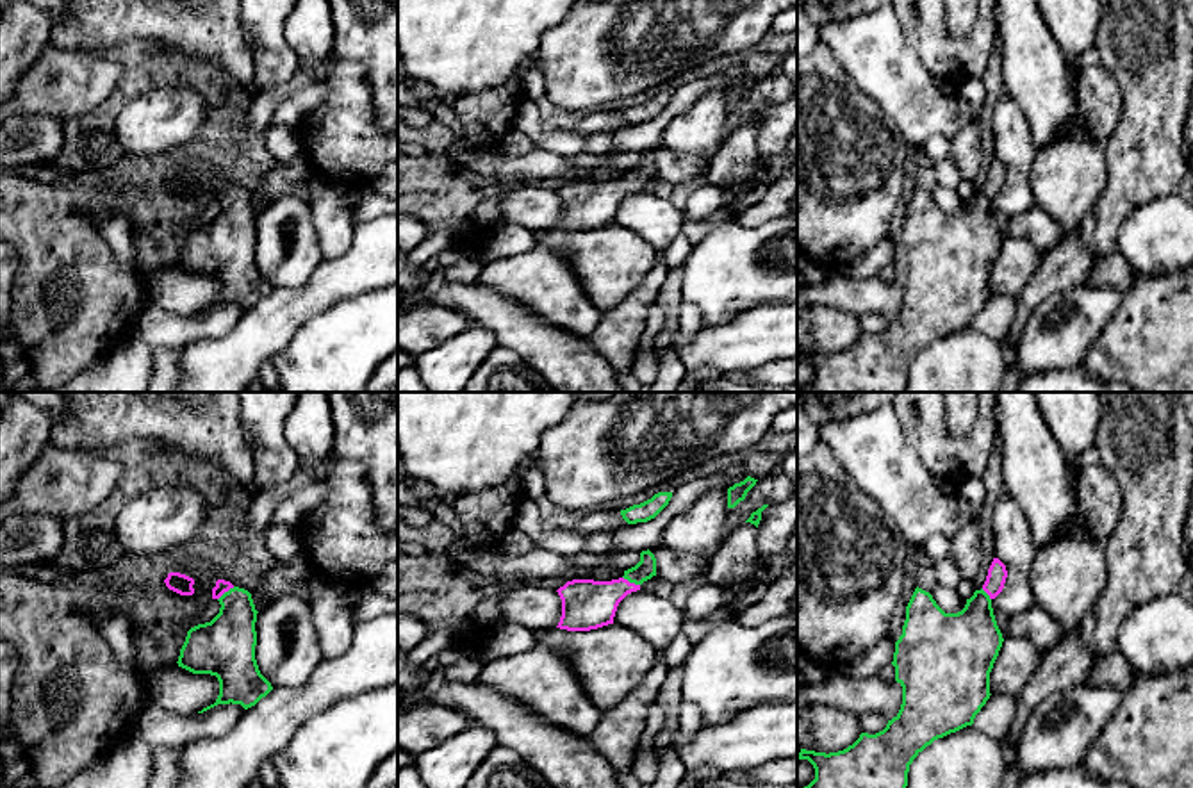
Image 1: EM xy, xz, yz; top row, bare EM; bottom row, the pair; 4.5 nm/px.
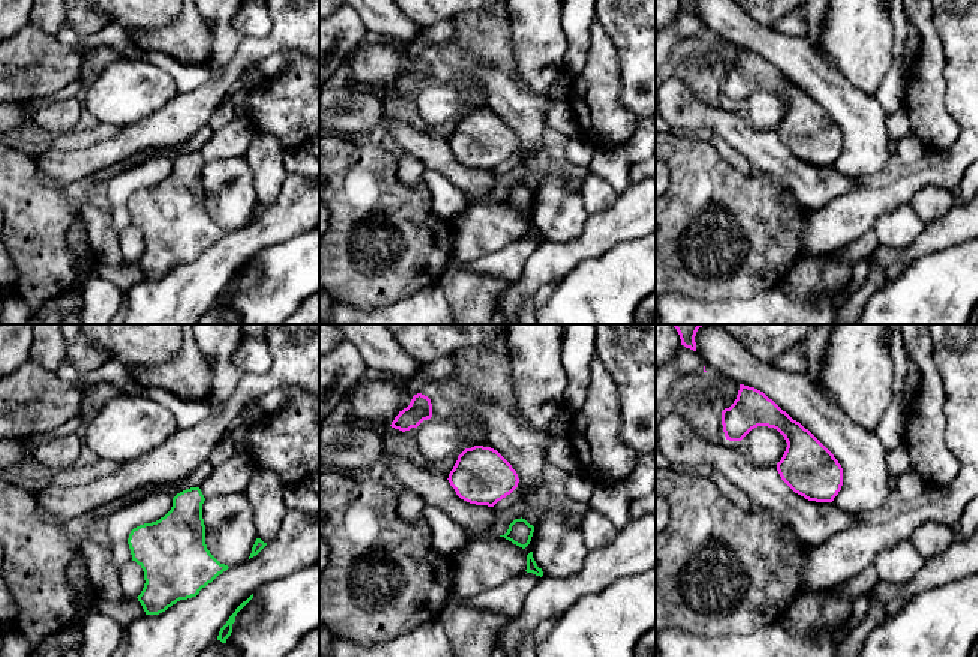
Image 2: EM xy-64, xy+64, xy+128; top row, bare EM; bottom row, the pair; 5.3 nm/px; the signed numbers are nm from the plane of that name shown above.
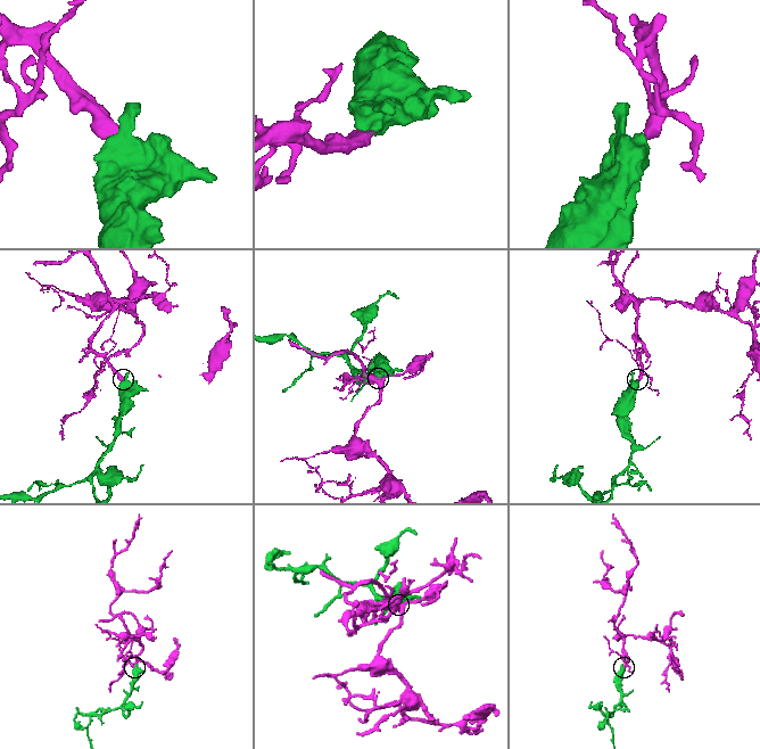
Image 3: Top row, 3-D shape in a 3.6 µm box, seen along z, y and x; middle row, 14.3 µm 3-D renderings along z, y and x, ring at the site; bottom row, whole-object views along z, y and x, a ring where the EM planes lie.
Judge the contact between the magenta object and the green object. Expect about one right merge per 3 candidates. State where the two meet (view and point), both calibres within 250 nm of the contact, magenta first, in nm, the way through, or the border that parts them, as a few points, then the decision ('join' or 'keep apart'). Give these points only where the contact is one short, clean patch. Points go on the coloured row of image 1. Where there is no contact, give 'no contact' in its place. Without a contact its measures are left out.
contact xz (632, 583); calibres 220 and 90 nm; way xz (587, 605), (632, 583), (646, 567); join

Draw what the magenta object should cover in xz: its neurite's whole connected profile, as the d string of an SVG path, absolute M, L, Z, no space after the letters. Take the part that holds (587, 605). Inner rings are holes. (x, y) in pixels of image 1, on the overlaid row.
M647 549L640 562L612 581L572 579L556 592L562 599L562 617L556 628L567 631L590 631L613 624L619 603L640 585L656 576L656 558Z

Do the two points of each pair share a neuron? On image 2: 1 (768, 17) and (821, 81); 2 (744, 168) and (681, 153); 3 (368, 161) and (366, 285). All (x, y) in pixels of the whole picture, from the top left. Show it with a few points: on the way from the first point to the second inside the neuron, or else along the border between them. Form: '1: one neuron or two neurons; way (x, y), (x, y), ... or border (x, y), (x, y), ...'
1: two neurons; border (747, 15), (771, 27)
2: two neurons; border (707, 141), (740, 173), (752, 173)
3: one neuron; way (392, 194), (410, 234), (410, 251), (399, 261)

